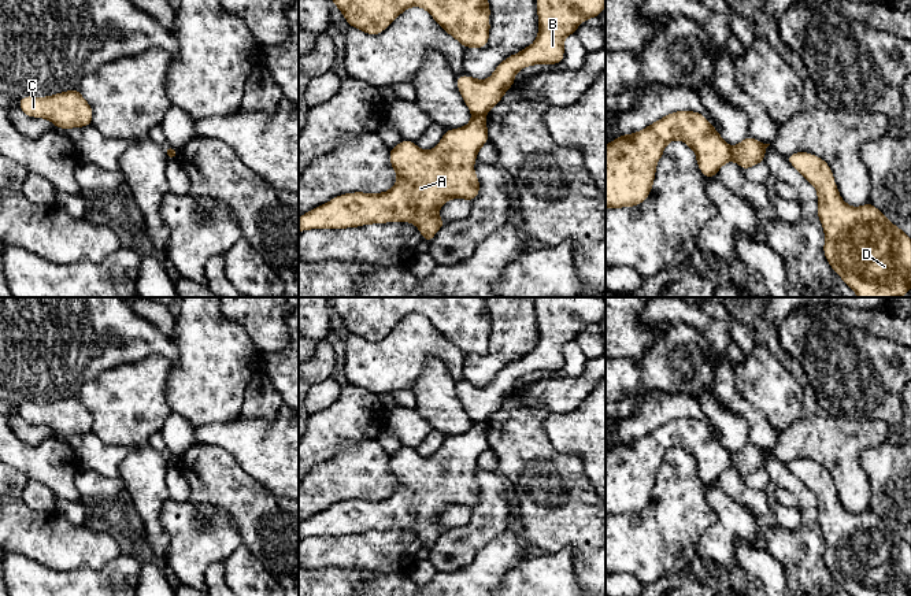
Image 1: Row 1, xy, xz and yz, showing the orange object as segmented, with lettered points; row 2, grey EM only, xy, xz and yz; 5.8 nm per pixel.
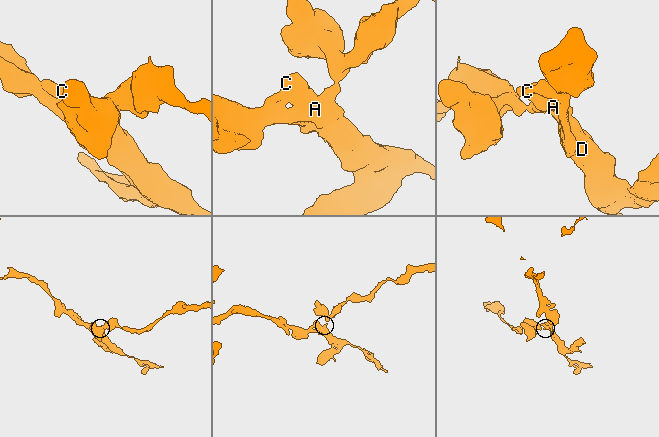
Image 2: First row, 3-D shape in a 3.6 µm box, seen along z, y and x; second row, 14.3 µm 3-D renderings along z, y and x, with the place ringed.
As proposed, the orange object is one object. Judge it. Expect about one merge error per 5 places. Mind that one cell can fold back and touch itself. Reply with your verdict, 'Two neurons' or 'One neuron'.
Two neurons

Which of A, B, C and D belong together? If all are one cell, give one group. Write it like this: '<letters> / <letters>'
A C D / B

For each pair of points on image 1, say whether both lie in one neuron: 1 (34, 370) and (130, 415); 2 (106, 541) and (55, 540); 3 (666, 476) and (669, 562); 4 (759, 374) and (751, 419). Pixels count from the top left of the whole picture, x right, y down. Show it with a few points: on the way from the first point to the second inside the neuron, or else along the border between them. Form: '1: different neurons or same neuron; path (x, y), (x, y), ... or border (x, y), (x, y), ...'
1: different neurons; border (104, 371), (85, 382), (76, 395)
2: same neuron; path (93, 541), (67, 541)
3: same neuron; path (669, 498), (669, 540)
4: different neurons; border (736, 380), (736, 389), (777, 429)

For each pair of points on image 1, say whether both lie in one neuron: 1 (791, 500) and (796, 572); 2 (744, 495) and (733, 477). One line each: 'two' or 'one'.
1: two
2: one

